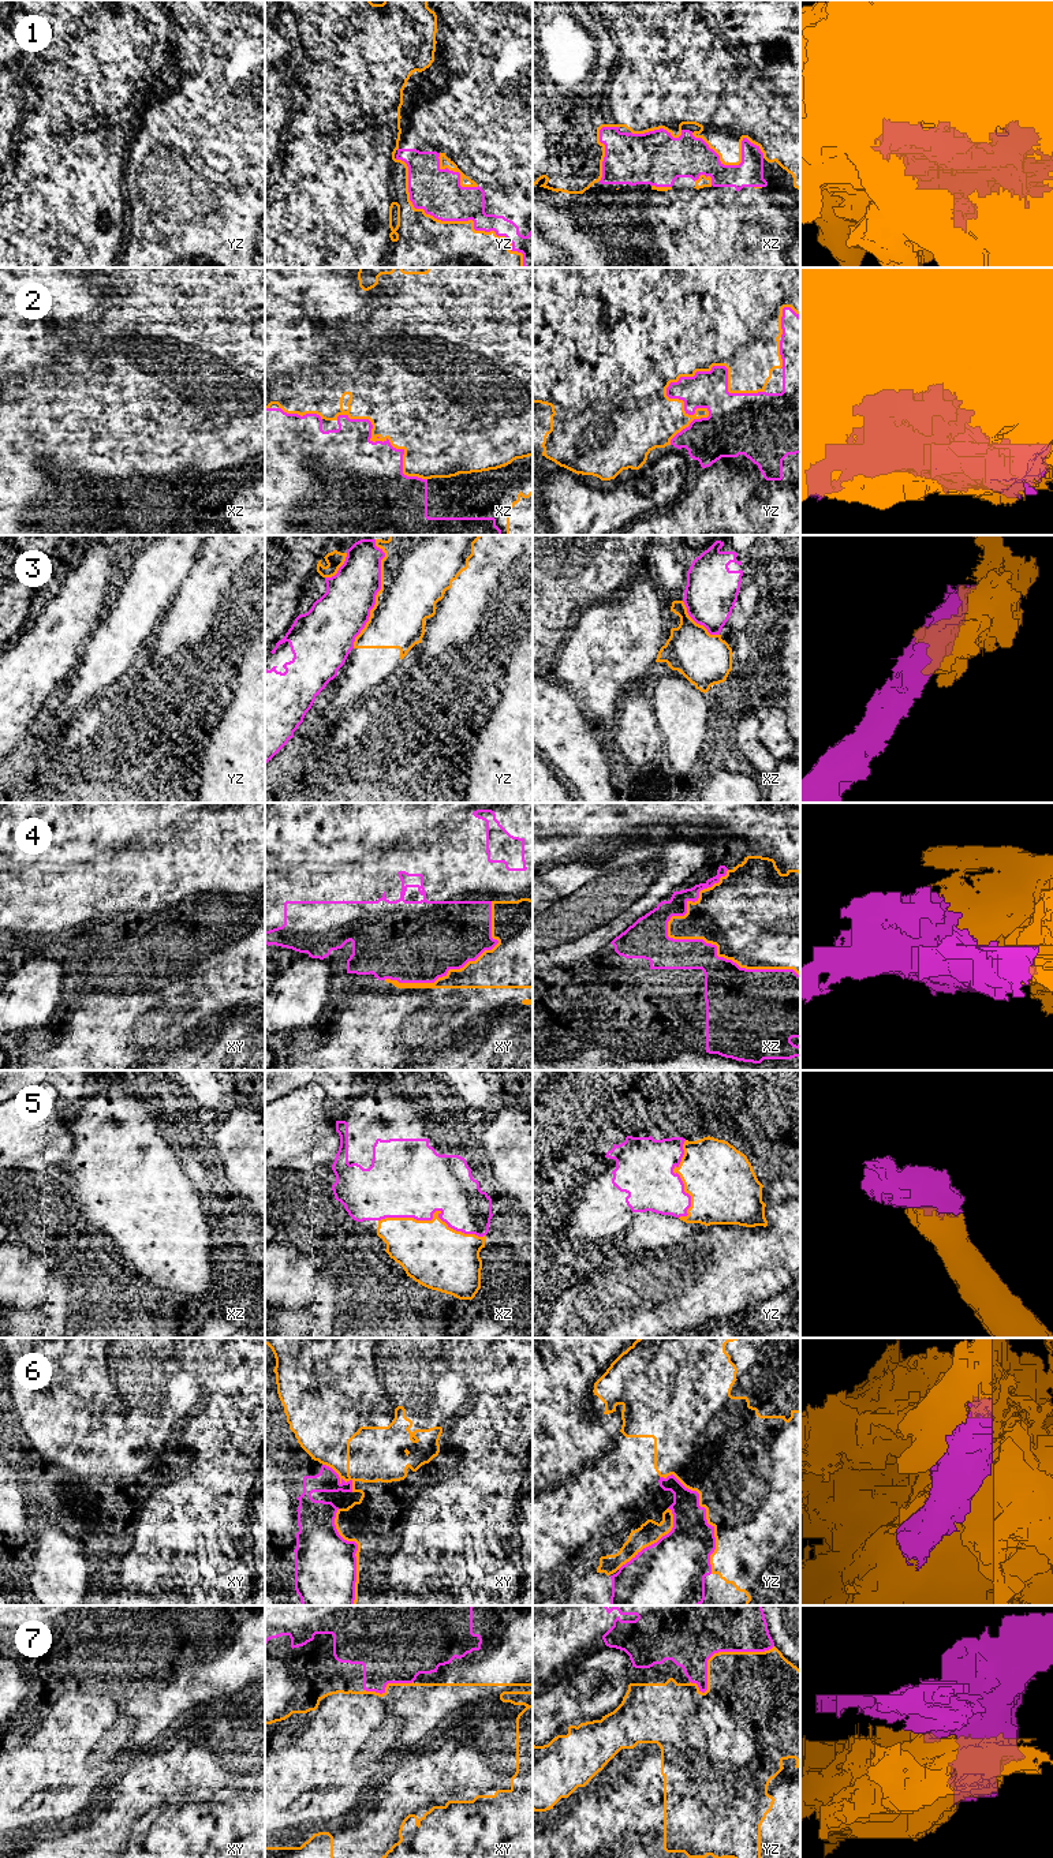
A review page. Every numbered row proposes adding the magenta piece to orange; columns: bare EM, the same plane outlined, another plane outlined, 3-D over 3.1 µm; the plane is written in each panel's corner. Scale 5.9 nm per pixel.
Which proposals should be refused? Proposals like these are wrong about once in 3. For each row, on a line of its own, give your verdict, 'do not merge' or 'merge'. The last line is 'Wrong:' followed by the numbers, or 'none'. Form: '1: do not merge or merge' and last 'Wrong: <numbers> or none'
1: do not merge
2: merge
3: do not merge
4: do not merge
5: merge
6: do not merge
7: do not merge
Wrong: 1, 3, 4, 6, 7

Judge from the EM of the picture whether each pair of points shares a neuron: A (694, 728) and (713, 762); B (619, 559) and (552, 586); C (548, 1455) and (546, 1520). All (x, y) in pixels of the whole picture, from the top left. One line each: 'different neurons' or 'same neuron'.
A: different neurons
B: same neuron
C: different neurons

